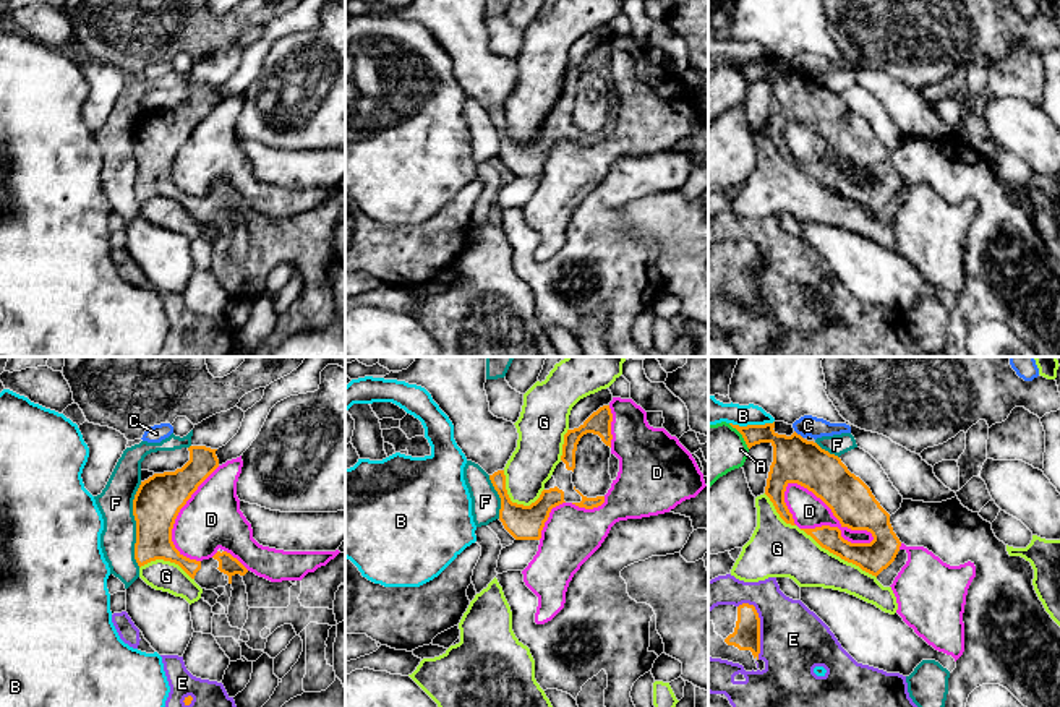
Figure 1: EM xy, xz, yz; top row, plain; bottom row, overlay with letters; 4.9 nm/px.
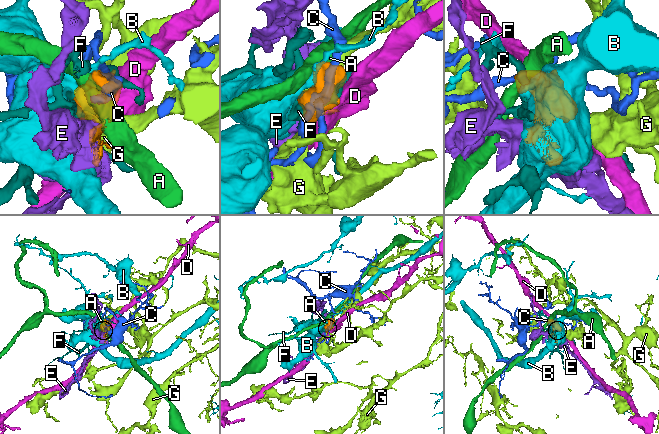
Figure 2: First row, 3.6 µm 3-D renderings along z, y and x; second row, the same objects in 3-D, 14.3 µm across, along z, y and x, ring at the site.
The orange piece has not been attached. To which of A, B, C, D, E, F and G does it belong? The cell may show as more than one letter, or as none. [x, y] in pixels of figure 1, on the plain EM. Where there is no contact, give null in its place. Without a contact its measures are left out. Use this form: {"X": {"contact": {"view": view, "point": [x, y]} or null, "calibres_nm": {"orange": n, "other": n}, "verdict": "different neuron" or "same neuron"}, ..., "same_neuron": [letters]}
{"A": {"contact": {"view": "yz", "point": [741, 70]}, "calibres_nm": {"orange": 160, "other": 280}, "verdict": "different neuron"}, "B": {"contact": {"view": "yz", "point": [751, 62]}, "calibres_nm": {"orange": 190, "other": 140}, "verdict": "different neuron"}, "C": {"contact": {"view": "yz", "point": [799, 72]}, "calibres_nm": {"orange": 220, "other": 110}, "verdict": "different neuron"}, "D": {"contact": {"view": "yz", "point": [832, 148]}, "calibres_nm": {"orange": 220, "other": 160}, "verdict": "different neuron"}, "E": {"contact": {"view": "yz", "point": [759, 265]}, "calibres_nm": {"orange": 140, "other": 340}, "verdict": "different neuron"}, "F": {"contact": {"view": "xy", "point": [136, 161]}, "calibres_nm": {"orange": 240, "other": 180}, "verdict": "different neuron"}, "G": {"contact": {"view": "yz", "point": [838, 192]}, "calibres_nm": {"orange": 220, "other": 260}, "verdict": "different neuron"}, "same_neuron": []}

